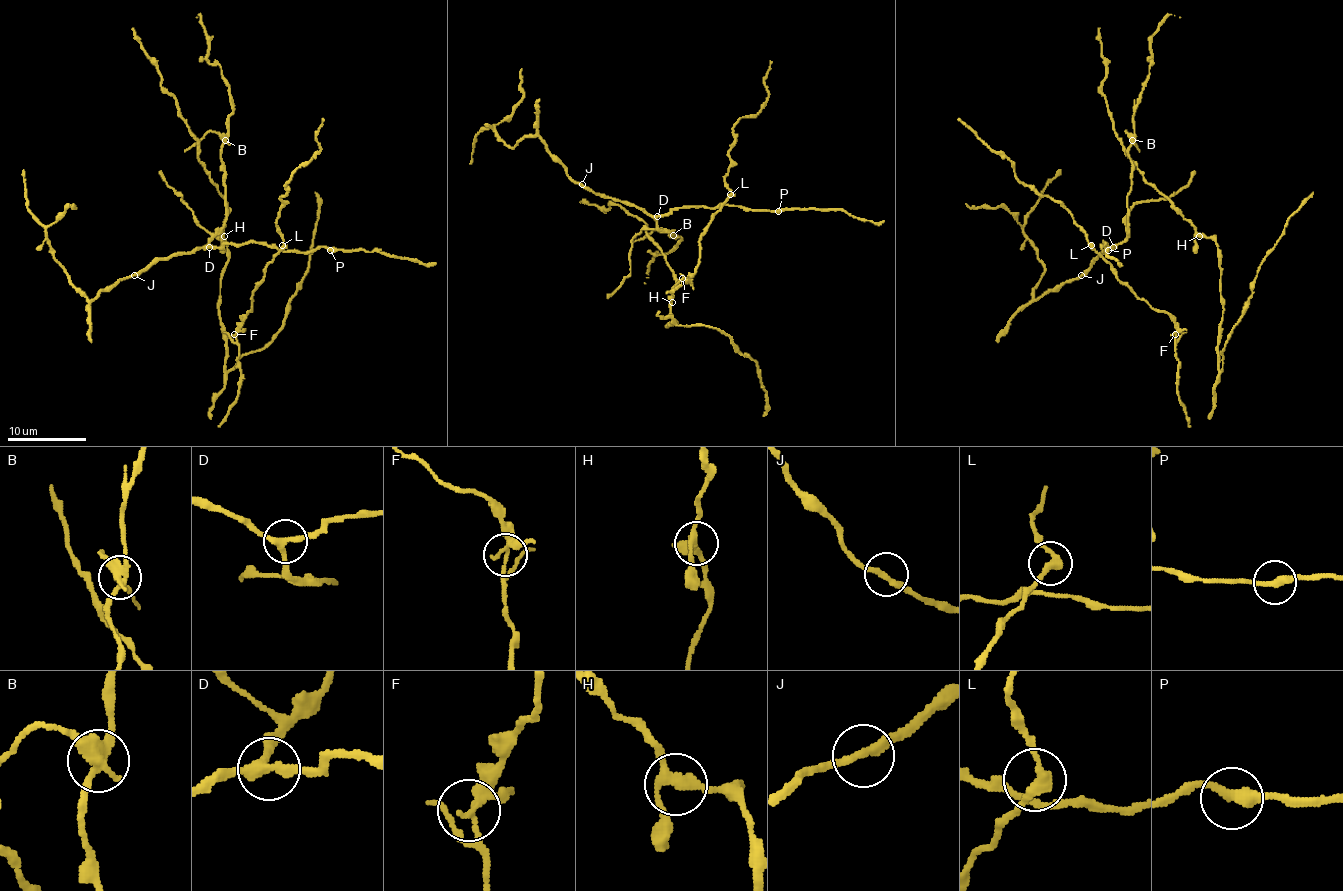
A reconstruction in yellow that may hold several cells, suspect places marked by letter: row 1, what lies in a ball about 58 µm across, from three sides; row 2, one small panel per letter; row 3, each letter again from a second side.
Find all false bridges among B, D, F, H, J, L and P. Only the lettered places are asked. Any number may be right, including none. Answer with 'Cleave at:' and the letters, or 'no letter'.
Cleave at: B

